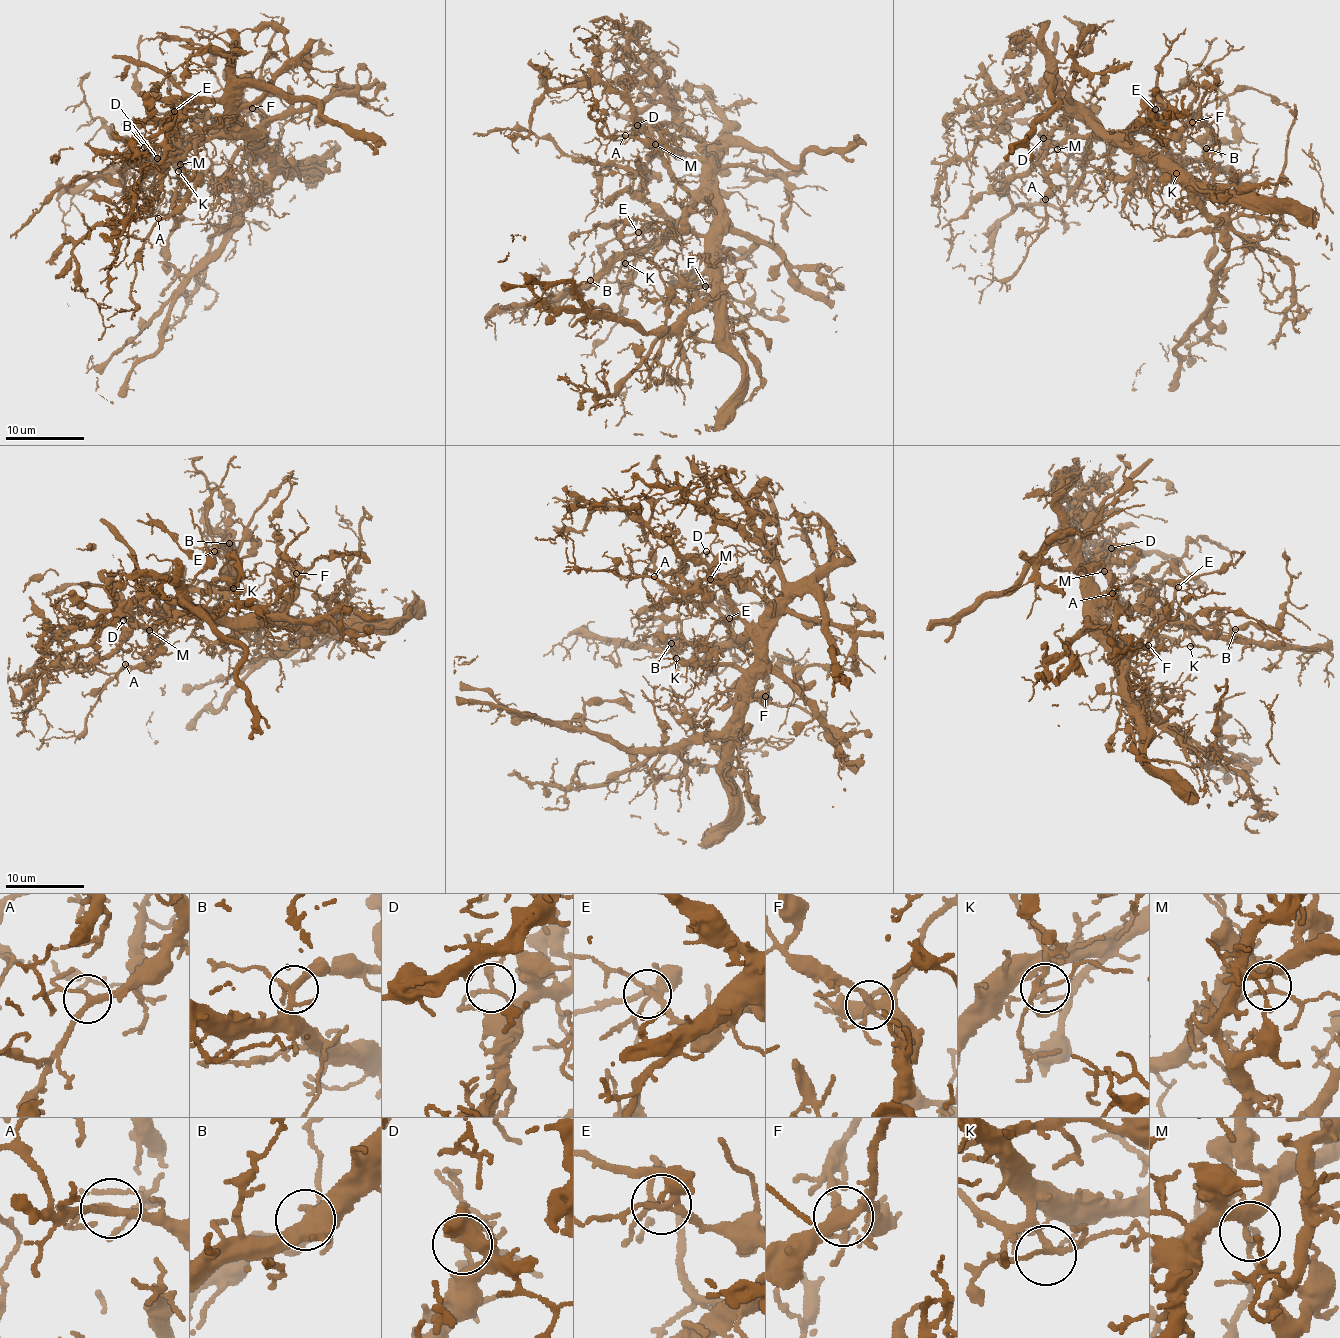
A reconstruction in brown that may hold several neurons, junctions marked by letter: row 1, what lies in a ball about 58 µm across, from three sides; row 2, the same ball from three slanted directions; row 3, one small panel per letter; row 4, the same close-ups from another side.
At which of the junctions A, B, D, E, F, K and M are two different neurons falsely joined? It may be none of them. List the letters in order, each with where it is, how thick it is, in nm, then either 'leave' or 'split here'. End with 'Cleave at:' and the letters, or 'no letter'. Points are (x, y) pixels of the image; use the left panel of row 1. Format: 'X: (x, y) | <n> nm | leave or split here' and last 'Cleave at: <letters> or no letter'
A: (158, 218) | 200 nm | leave
B: (144, 147) | 280 nm | leave
D: (157, 158) | 140 nm | leave
E: (174, 111) | 220 nm | leave
F: (252, 108) | 260 nm | leave
K: (178, 171) | 150 nm | leave
M: (180, 164) | 280 nm | leave
Cleave at: no letter

